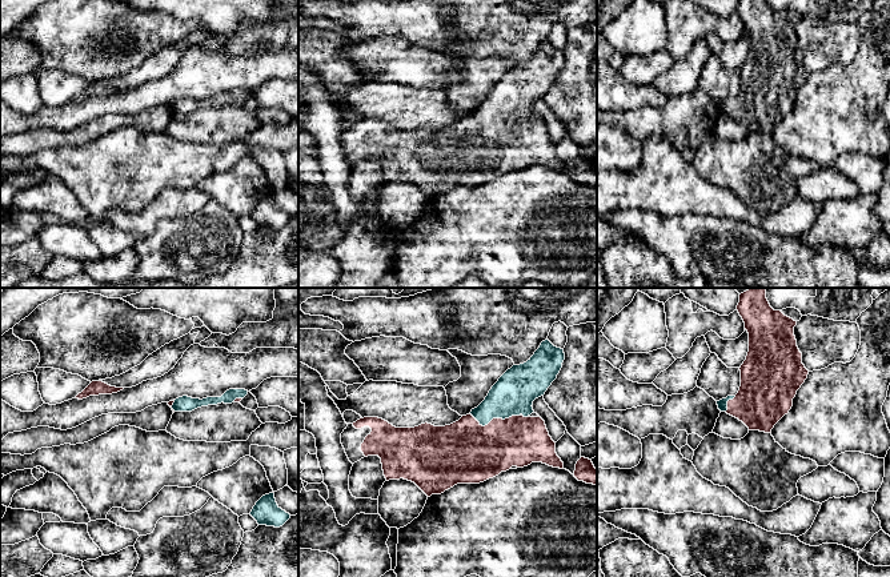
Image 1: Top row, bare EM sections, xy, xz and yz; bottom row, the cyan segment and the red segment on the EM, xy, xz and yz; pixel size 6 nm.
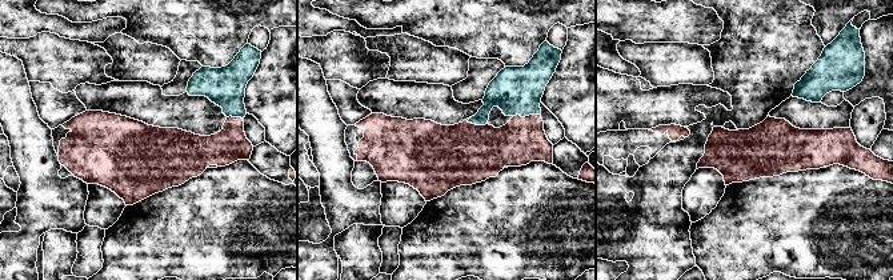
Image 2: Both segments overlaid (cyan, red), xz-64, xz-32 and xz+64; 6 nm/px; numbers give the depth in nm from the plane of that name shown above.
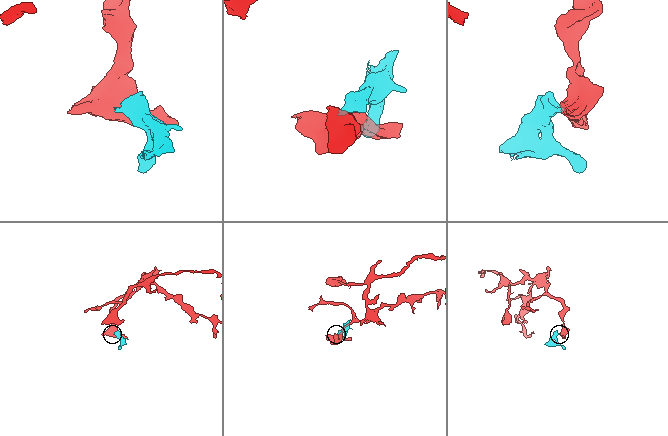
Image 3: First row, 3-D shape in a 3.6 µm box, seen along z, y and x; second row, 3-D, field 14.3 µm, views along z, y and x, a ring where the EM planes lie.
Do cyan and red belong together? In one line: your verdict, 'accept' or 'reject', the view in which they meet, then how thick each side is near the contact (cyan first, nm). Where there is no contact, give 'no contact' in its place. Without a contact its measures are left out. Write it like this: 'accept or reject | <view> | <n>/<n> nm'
accept | xz | 260/340 nm

